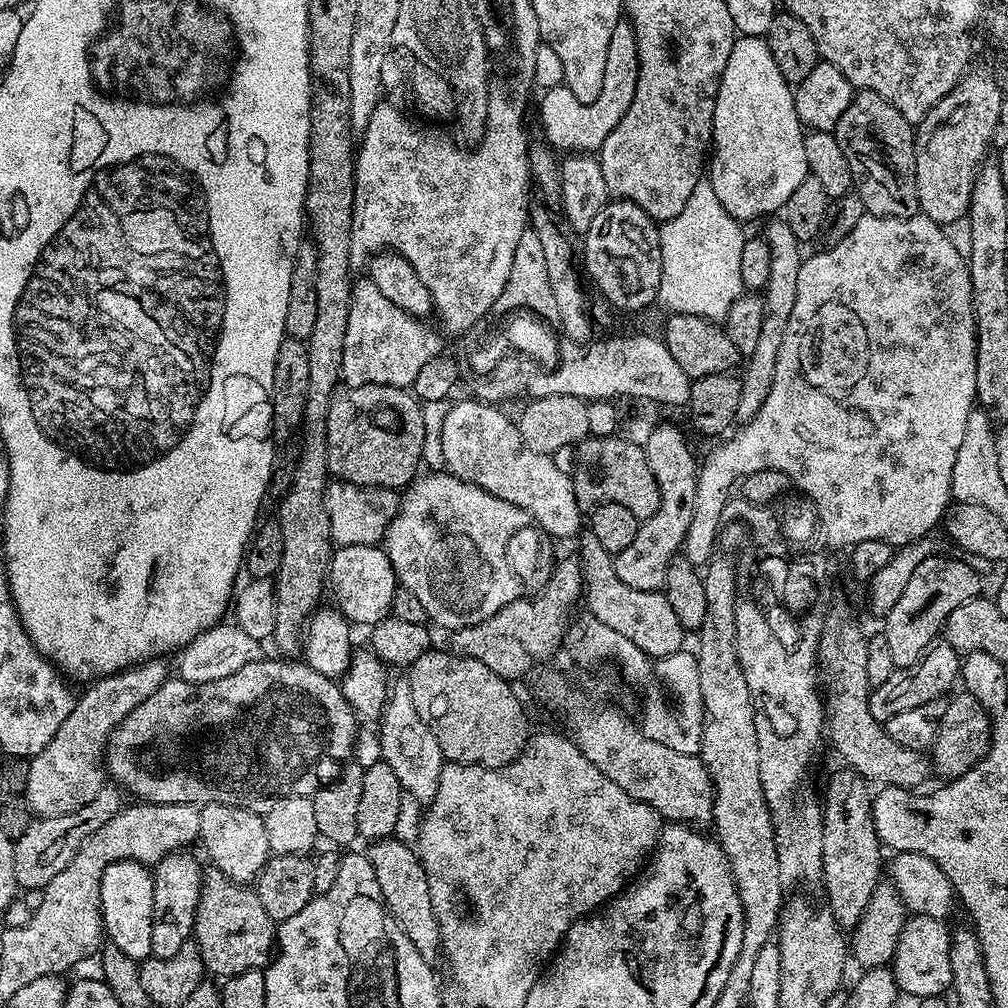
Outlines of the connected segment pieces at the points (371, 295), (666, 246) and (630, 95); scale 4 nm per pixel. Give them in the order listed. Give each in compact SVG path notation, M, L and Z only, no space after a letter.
M363 278L353 283L340 368L341 381L347 387L385 384L407 389L415 382L422 366L440 351L439 338L424 322L394 306L394 302L390 302L372 280Z
M701 178L698 186L694 186L694 194L690 194L686 206L682 206L682 214L659 225L662 274L658 304L668 308L669 313L694 314L707 320L723 321L732 309L733 302L740 299L745 291L741 277L741 259L746 233L740 228L743 228L741 221L735 220L722 206L722 202L718 202L718 194L714 194L711 180Z
M622 18L610 34L609 49L606 50L605 77L602 94L594 102L583 104L563 84L545 89L540 100L540 128L553 149L564 154L596 154L610 138L614 126L622 122L630 102L634 100L638 80L637 36L632 24Z

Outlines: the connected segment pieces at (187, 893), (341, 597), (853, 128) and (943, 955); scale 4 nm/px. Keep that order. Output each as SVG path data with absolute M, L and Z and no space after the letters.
M181 850L179 852L172 852L168 856L164 856L160 859L159 864L155 865L154 871L152 872L152 881L154 882L154 935L152 943L152 956L158 959L171 958L174 954L181 950L182 944L187 940L193 939L194 929L196 926L196 911L198 910L198 898L200 897L200 878L202 875L202 864L199 864L194 857L191 856L191 851Z
M342 544L331 553L331 560L328 564L327 579L330 581L330 592L336 595L335 607L353 625L365 624L371 626L382 622L392 611L394 594L398 587L396 571L390 562L387 551L375 544Z
M861 89L854 95L832 133L846 156L852 172L853 189L862 199L865 213L878 217L917 215L914 126L880 94Z
M909 915L898 938L896 952L892 956L890 969L896 977L896 984L904 996L944 996L952 986L950 970L950 946L952 934L949 925L938 918Z

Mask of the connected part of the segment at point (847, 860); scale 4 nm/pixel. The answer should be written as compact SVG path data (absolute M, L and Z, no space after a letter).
M841 767L841 772L836 772L828 780L828 789L822 795L822 811L824 813L824 833L822 834L822 862L824 863L824 875L822 877L822 889L828 895L826 906L832 911L841 929L851 930L862 918L866 910L866 902L870 902L870 894L882 883L882 860L880 864L880 839L878 822L874 817L874 804L872 808L872 796L868 793L869 781L863 776L853 772L851 768Z

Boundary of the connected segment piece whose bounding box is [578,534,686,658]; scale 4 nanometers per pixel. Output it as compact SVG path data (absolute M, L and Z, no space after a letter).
M581 535L579 540L578 559L582 569L582 588L586 593L586 604L588 600L588 608L592 611L591 619L610 626L610 630L618 630L622 638L630 638L630 642L634 642L634 646L638 646L638 650L645 652L649 658L669 656L681 651L685 647L686 631L679 624L663 591L648 592L626 586L626 582L622 582L614 570L614 557L610 553L595 544L591 535Z

